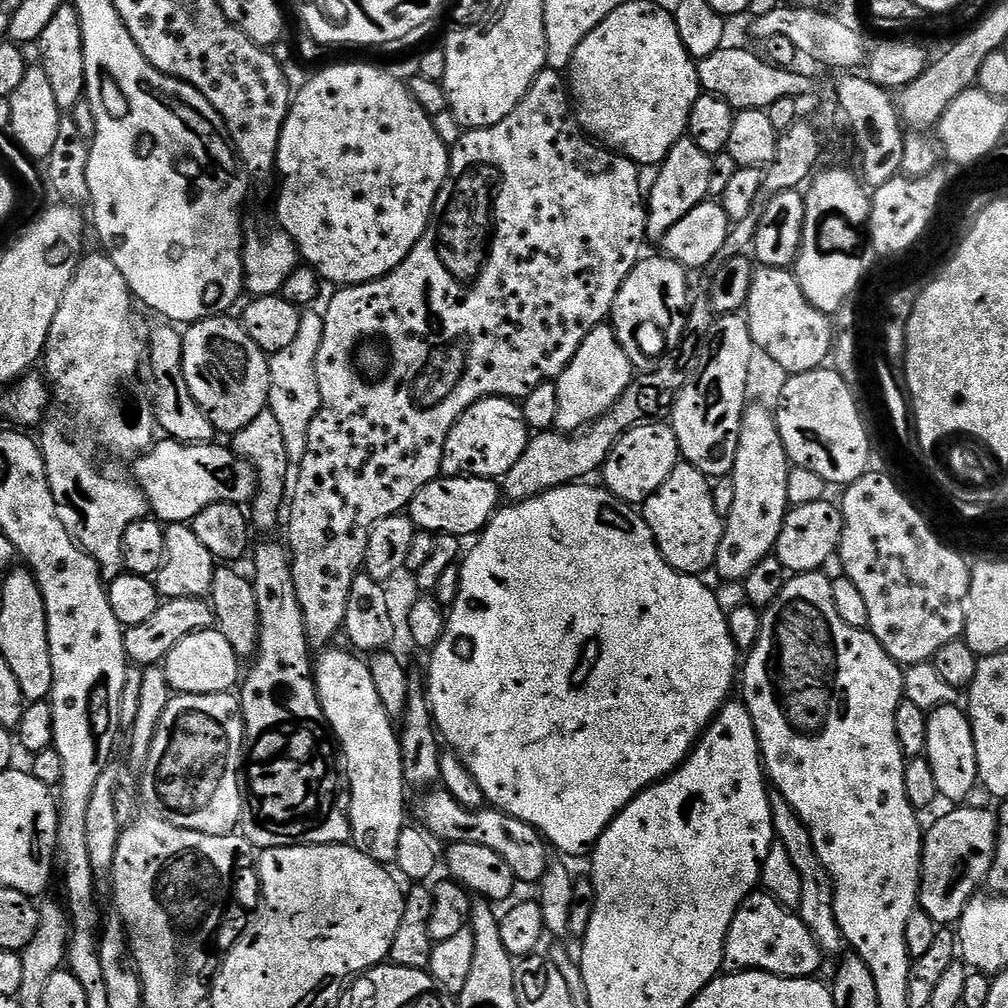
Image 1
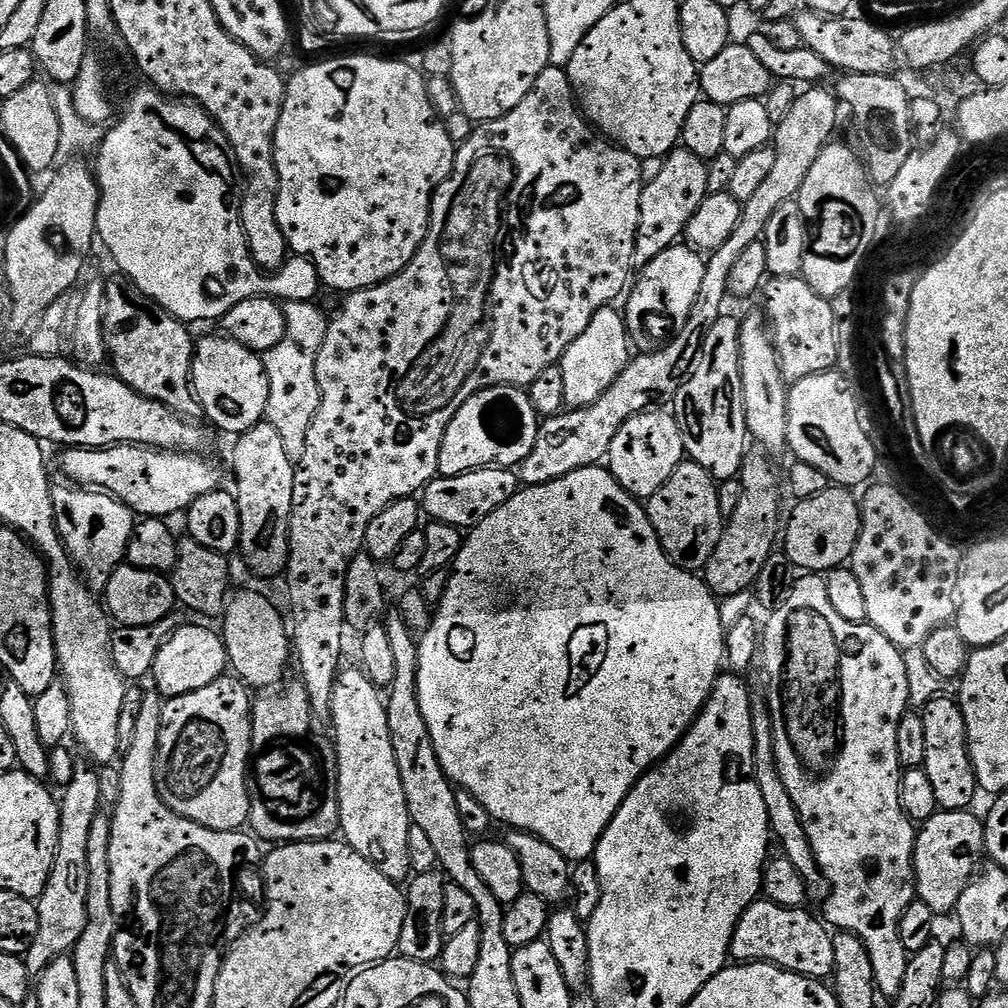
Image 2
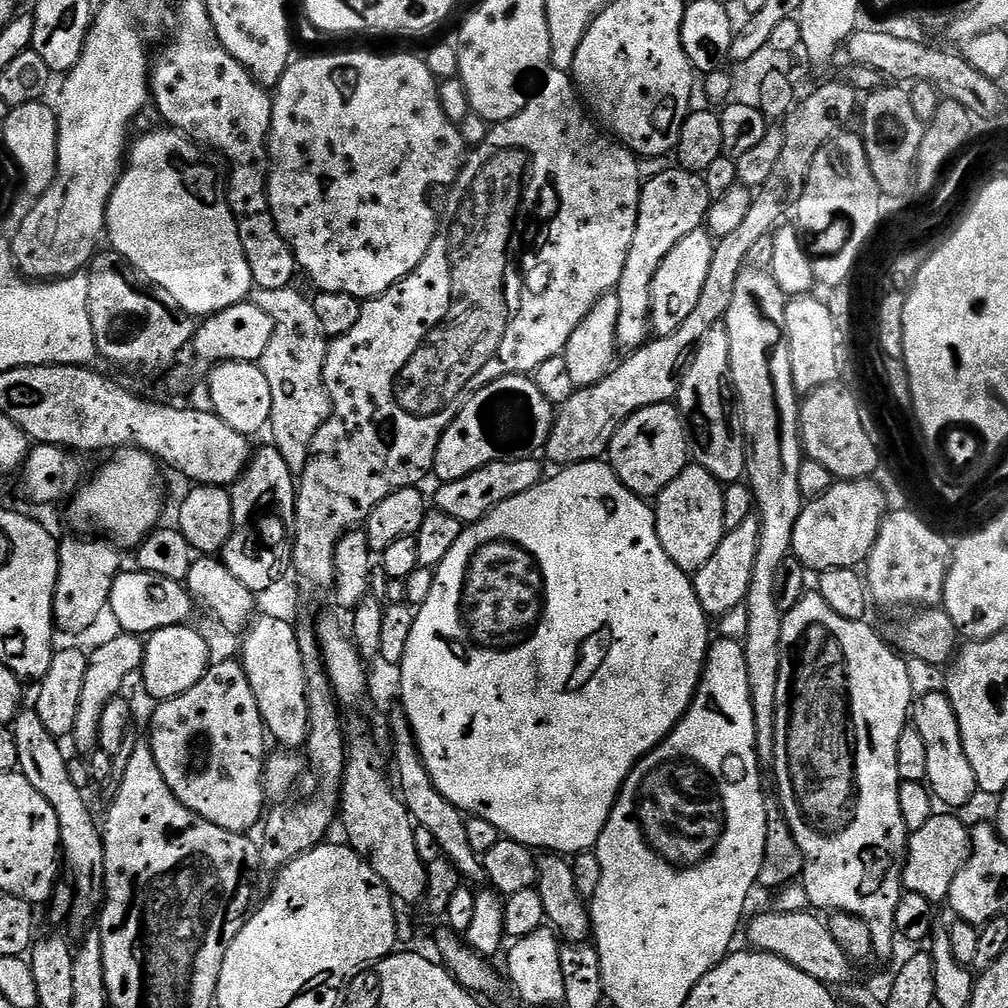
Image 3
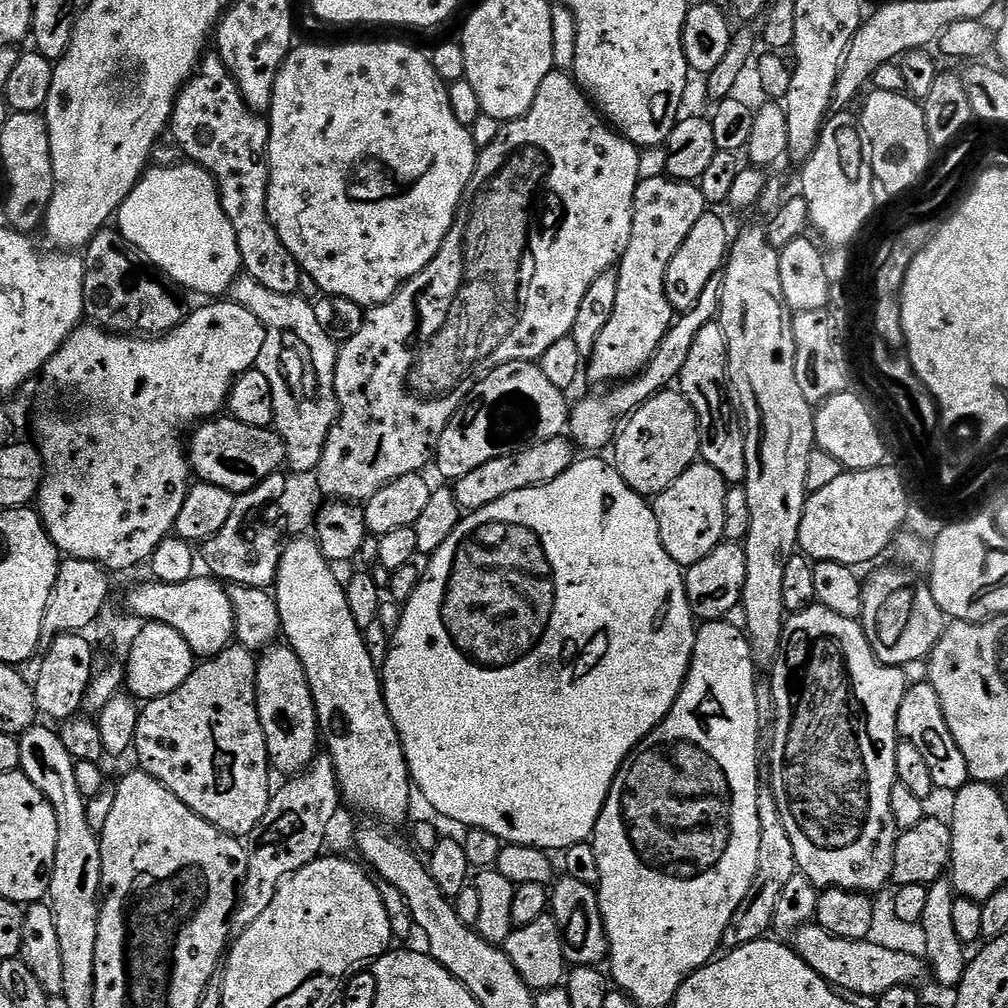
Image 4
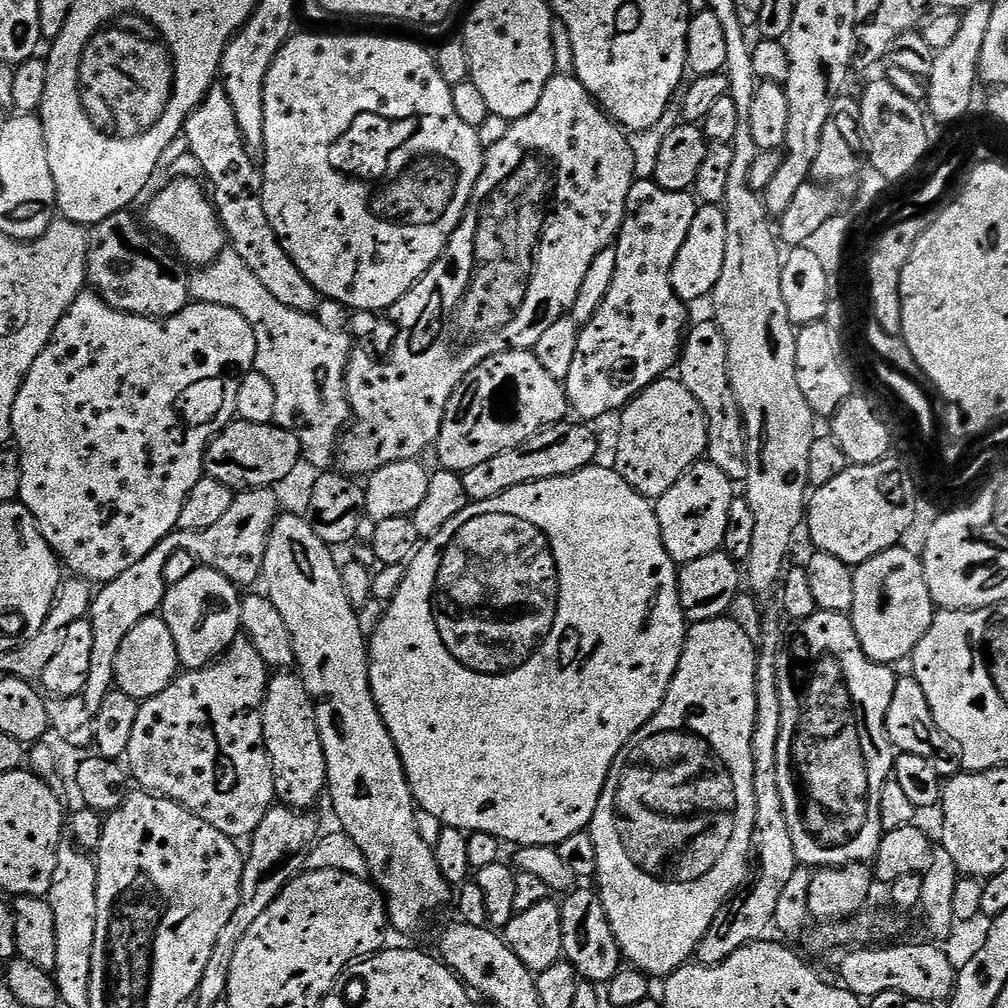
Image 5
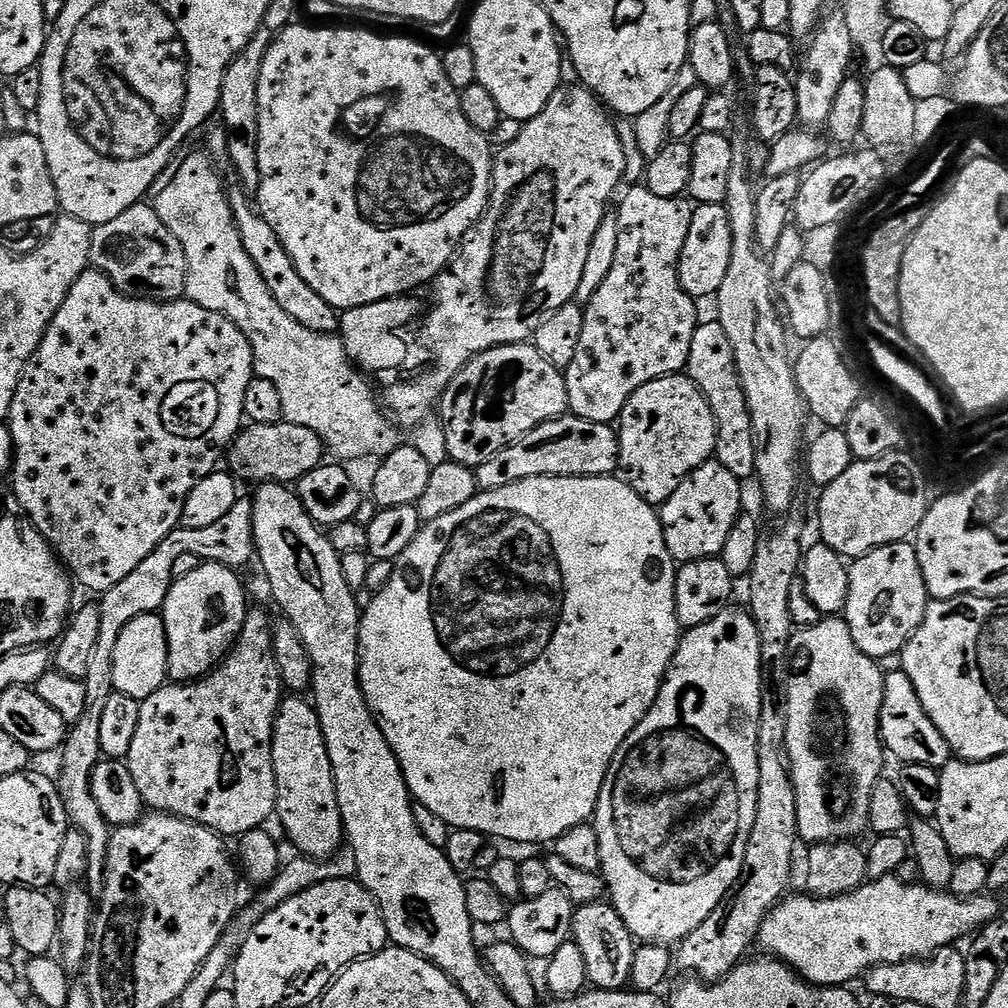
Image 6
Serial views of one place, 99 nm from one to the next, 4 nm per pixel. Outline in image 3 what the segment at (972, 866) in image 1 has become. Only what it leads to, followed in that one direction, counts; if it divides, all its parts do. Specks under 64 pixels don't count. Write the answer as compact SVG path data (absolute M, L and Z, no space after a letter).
M933 814L930 822L926 822L926 826L922 826L922 830L911 833L908 837L908 850L904 857L904 878L902 881L903 887L907 891L914 894L922 894L922 898L933 902L947 901L950 894L950 882L954 882L954 878L958 874L958 870L962 870L962 866L968 861L972 854L972 836L969 825L964 825L959 820L959 815L944 814L948 816L940 816Z

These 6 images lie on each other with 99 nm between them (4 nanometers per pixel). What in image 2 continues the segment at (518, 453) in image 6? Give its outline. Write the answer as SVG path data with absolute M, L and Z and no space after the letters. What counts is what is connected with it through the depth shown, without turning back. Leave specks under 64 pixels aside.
M478 468L475 472L463 472L460 476L437 475L424 488L422 512L429 521L437 524L471 530L487 516L494 514L498 506L510 502L510 498L514 498L521 487L517 473L511 468Z

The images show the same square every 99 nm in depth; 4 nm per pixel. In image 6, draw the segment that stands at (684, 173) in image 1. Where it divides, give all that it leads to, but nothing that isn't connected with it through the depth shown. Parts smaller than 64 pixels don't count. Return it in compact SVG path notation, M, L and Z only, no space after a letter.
M643 186L632 188L624 197L622 196L619 197L619 200L621 199L620 209L615 209L614 212L618 222L618 250L614 253L614 266L610 266L610 274L606 274L602 286L598 286L596 293L588 299L587 304L583 305L582 338L578 338L578 350L574 350L574 362L570 362L570 366L563 369L566 394L568 395L568 412L595 424L612 424L619 421L620 411L626 406L626 402L639 388L646 386L646 382L654 382L663 376L683 373L688 366L690 342L694 342L694 330L698 323L698 317L696 317L697 301L689 296L686 289L680 285L680 255L682 254L682 246L686 246L686 234L690 234L693 201L678 196L658 198L658 194L650 194L650 190Z

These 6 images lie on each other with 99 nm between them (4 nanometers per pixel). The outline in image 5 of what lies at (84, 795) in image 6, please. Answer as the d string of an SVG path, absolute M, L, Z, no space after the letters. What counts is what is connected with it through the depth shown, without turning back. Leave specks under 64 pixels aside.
M272 488L237 491L230 502L230 510L226 510L226 514L215 526L210 526L210 530L171 532L169 536L162 538L162 542L158 542L158 546L154 546L154 550L150 550L150 554L146 554L146 558L142 558L142 562L137 562L135 566L130 566L130 570L118 574L118 578L103 585L93 595L90 619L94 630L94 654L90 658L90 675L86 678L82 693L86 706L90 706L93 714L98 706L102 706L102 698L113 691L116 682L114 662L118 662L118 650L126 634L130 634L130 630L134 630L134 626L138 626L142 618L157 615L161 611L166 591L164 571L170 554L186 550L194 554L196 561L203 567L218 570L237 586L252 584L261 579L268 535L281 511L280 500L274 493Z

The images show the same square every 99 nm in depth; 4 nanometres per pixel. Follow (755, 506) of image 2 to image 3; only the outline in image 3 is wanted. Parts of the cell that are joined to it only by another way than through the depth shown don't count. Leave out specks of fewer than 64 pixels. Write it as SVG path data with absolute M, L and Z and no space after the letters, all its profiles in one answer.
M750 514L746 522L737 528L725 531L718 550L694 574L692 589L696 591L698 602L709 618L719 618L734 606L744 603L750 590L750 582L754 574L754 558L760 549L760 521L755 515Z

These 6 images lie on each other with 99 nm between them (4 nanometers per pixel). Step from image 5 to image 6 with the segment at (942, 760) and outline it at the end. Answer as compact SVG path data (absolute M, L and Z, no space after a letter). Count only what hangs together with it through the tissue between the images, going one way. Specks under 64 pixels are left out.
M903 670L889 671L884 678L884 693L882 694L882 710L880 711L880 738L884 747L900 759L901 765L917 764L930 766L937 770L948 765L954 753L946 738L930 722L930 714L922 710L922 702L918 702L918 690L914 690L914 682L906 678Z

